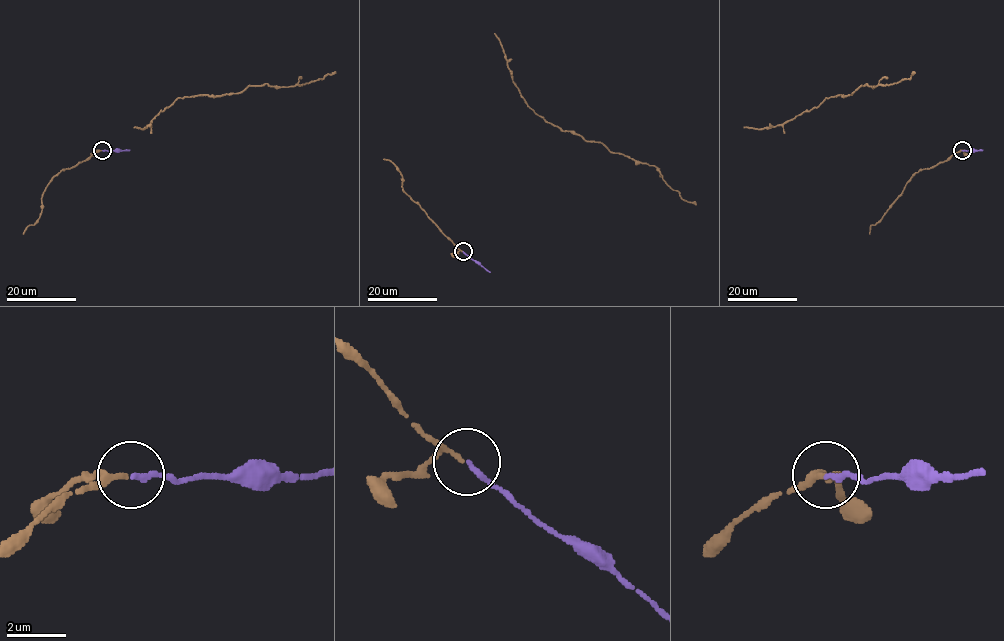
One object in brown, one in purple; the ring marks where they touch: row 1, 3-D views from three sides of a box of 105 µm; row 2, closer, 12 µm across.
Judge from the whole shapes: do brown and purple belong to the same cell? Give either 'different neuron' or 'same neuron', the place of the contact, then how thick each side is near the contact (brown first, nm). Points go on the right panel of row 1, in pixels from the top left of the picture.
same neuron; place (962, 150); calibres 130 and 180 nm

